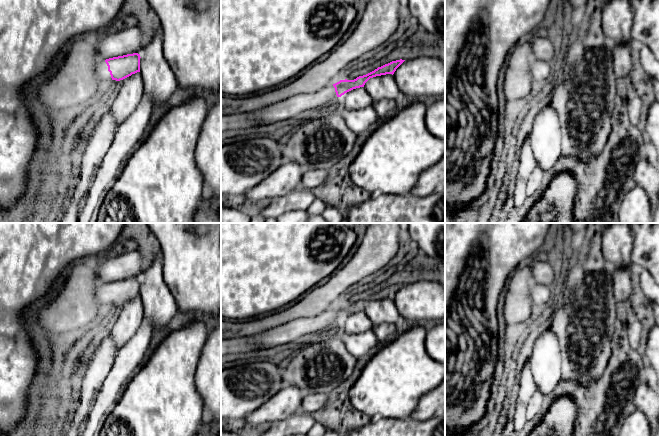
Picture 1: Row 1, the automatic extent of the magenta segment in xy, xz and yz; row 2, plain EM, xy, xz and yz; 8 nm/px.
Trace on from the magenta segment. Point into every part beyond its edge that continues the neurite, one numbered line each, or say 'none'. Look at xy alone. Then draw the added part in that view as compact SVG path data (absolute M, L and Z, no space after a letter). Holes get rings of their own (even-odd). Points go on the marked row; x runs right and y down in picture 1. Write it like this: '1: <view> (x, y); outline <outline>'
1: xy (103, 74); outline M99 60L96 67L95 71L97 73L97 77L100 81L103 83L110 82L112 80L110 72L108 71L108 66L105 62L105 60Z

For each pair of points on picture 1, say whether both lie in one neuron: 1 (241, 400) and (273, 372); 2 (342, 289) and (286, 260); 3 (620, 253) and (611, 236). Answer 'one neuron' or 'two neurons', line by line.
1: one neuron
2: two neurons
3: one neuron

